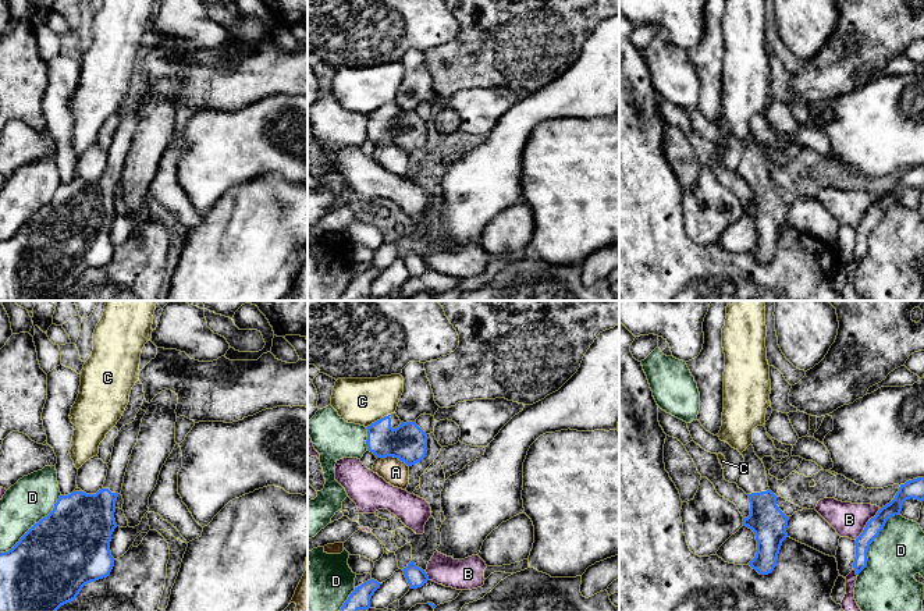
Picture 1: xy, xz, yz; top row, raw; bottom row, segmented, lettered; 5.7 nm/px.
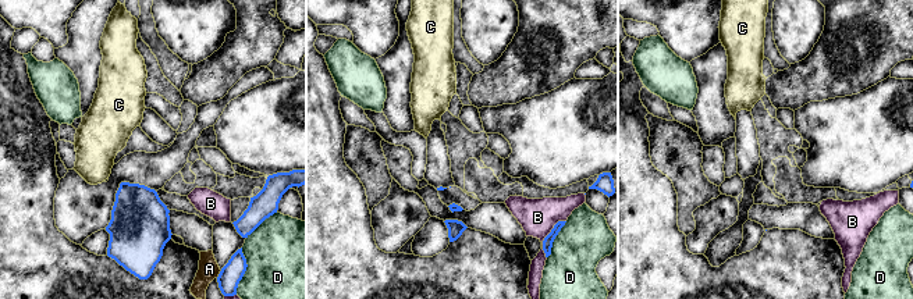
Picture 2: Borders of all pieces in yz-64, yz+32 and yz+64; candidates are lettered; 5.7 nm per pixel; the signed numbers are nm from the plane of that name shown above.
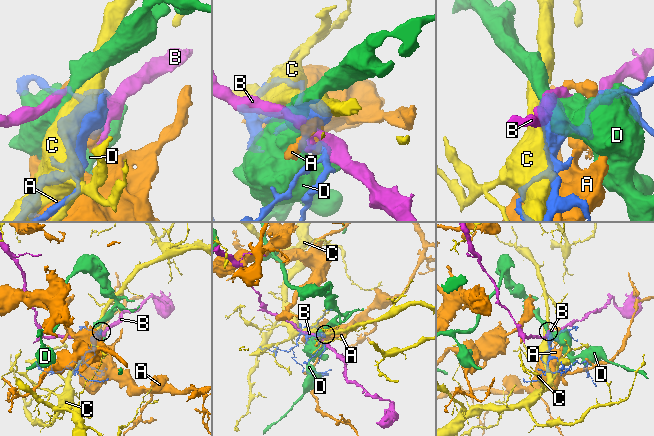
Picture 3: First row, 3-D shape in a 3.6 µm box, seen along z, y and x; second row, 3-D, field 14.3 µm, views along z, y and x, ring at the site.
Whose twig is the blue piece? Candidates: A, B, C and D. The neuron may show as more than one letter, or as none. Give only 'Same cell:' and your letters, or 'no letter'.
Same cell: no letter

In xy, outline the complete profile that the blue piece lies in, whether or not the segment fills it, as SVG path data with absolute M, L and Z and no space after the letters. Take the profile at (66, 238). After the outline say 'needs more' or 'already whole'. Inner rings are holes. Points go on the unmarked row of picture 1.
M139 97L135 109L122 114L114 127L102 178L96 182L72 180L60 184L47 205L35 212L11 238L0 241L0 301L56 301L75 288L85 273L110 263L114 255L110 230L117 216L116 188L122 178L145 102Z; needs more

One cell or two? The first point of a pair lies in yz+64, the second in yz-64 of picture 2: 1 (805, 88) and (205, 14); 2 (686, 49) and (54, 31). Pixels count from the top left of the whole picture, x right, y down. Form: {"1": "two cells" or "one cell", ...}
{"1": "two cells", "2": "one cell"}

